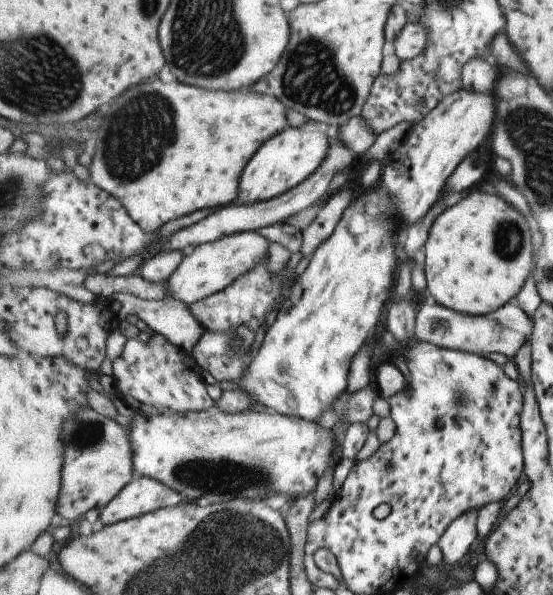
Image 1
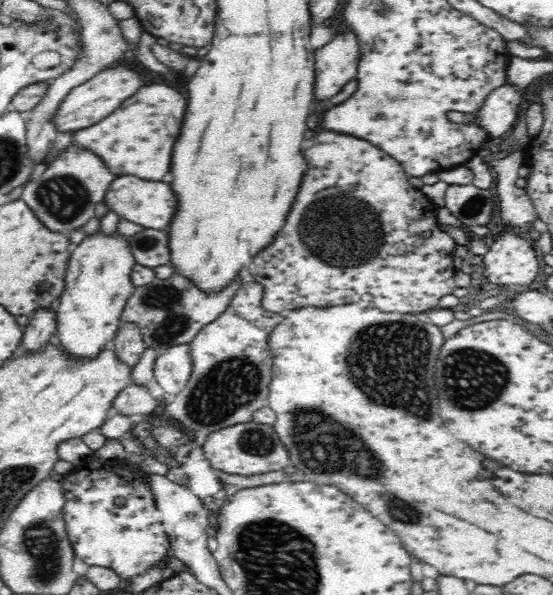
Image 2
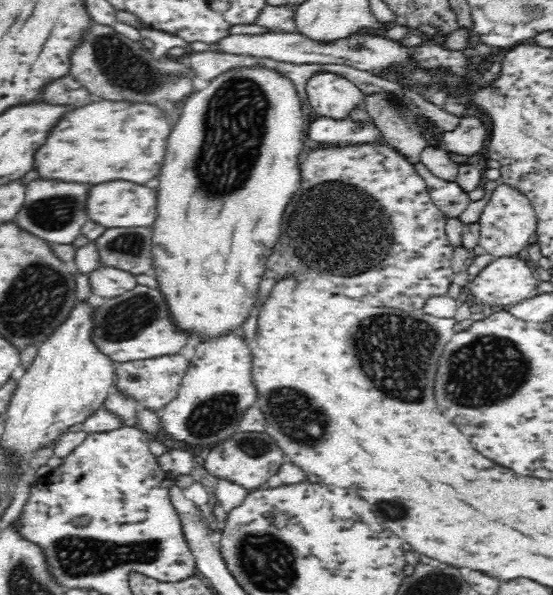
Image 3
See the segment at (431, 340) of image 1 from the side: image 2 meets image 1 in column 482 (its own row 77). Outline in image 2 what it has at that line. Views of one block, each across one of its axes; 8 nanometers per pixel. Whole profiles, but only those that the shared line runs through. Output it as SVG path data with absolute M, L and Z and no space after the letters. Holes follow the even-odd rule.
M340 34L327 42L322 48L315 49L315 86L314 96L318 102L318 98L330 98L340 92L340 89L352 79L357 73L359 61L358 41L354 34Z

